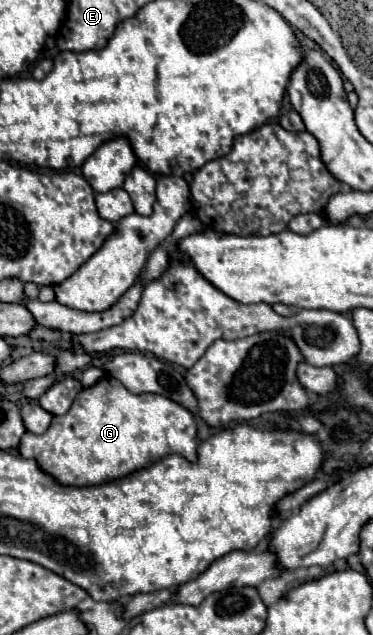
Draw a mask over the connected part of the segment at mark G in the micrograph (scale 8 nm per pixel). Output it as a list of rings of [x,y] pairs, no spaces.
[[[102,377],[96,385],[82,389],[76,401],[72,403],[70,411],[66,415],[54,417],[46,433],[34,435],[26,431],[20,441],[20,455],[26,459],[36,459],[40,467],[46,473],[50,473],[56,481],[60,481],[62,485],[74,485],[74,487],[100,485],[100,483],[126,477],[142,467],[148,467],[150,463],[170,453],[178,453],[184,459],[194,463],[196,449],[198,449],[196,431],[198,431],[196,417],[192,415],[192,411],[184,409],[180,403],[164,395],[154,395],[154,393],[134,395],[118,379]]]

